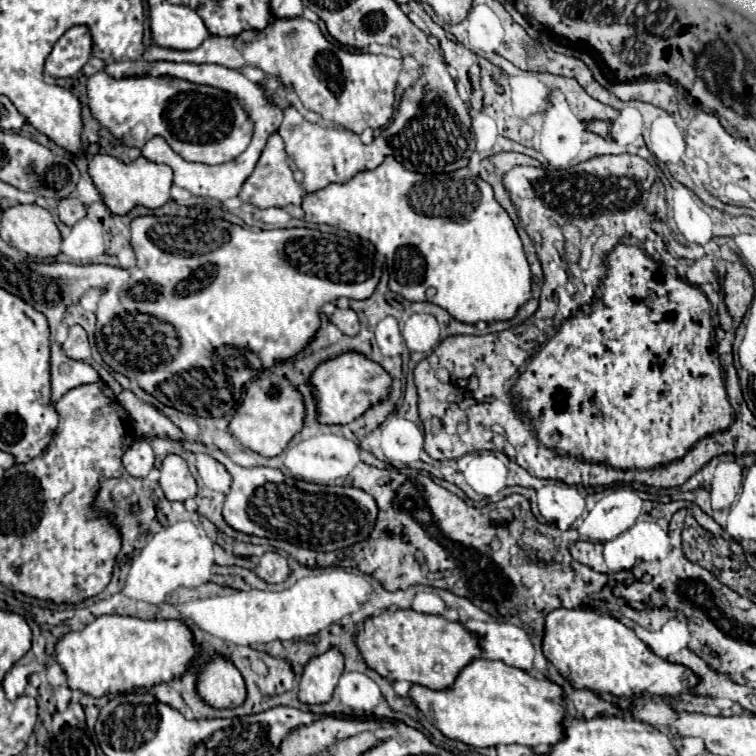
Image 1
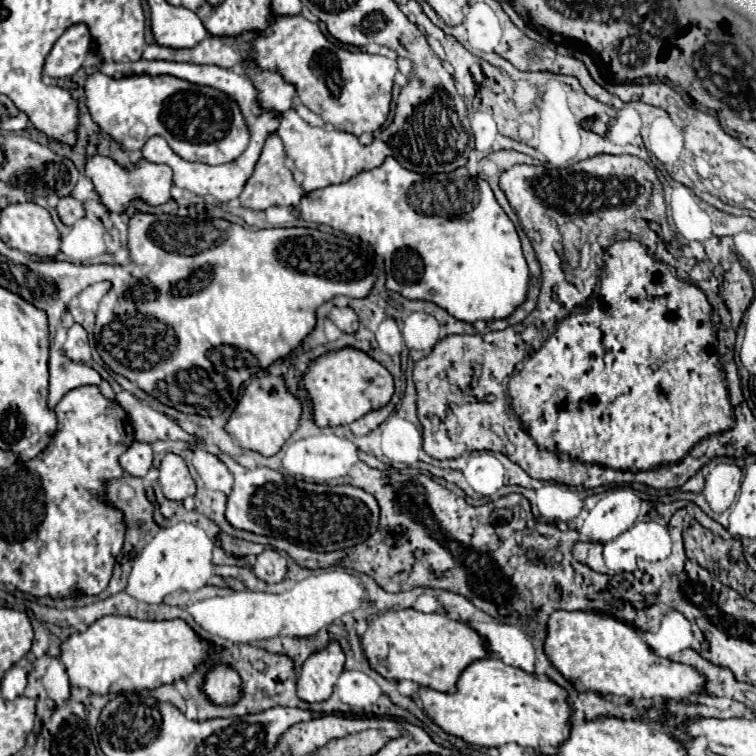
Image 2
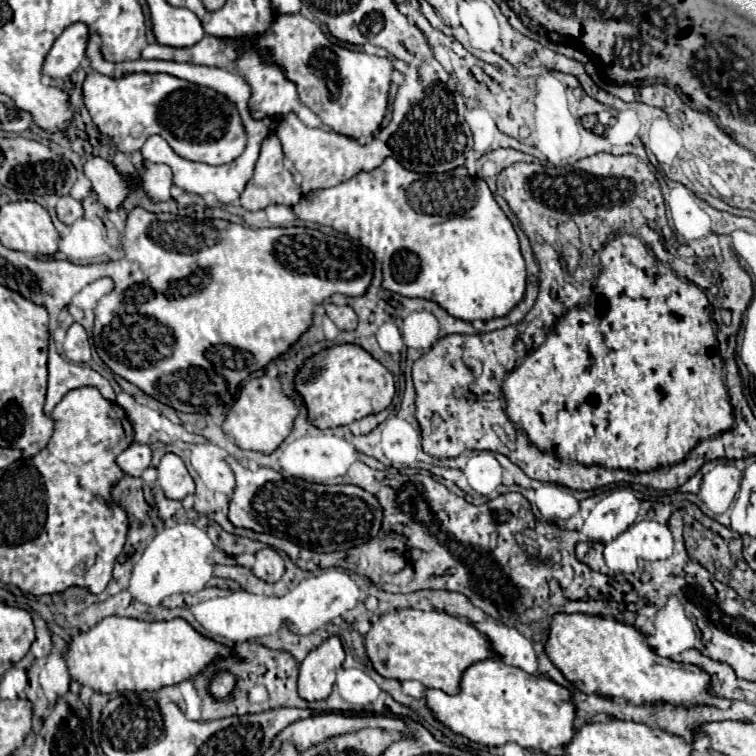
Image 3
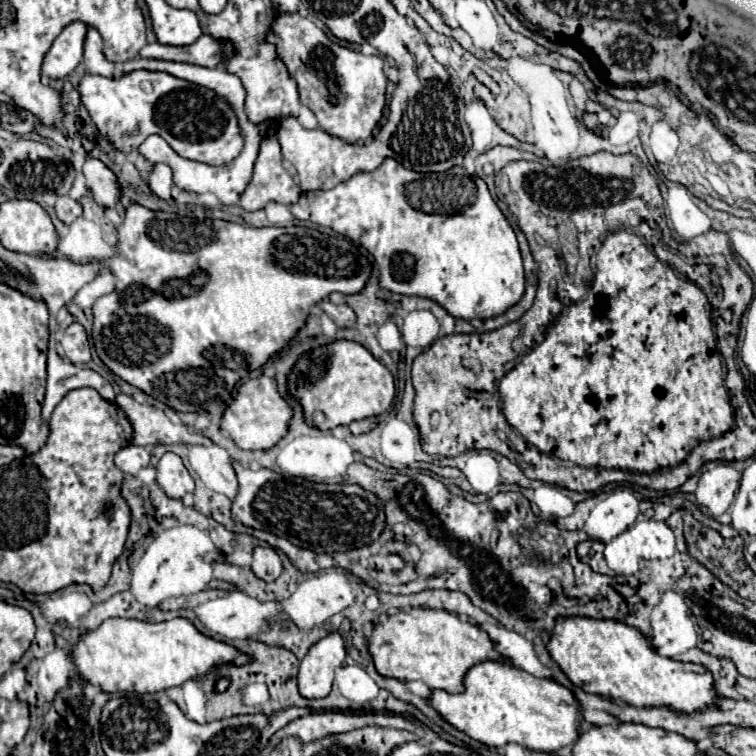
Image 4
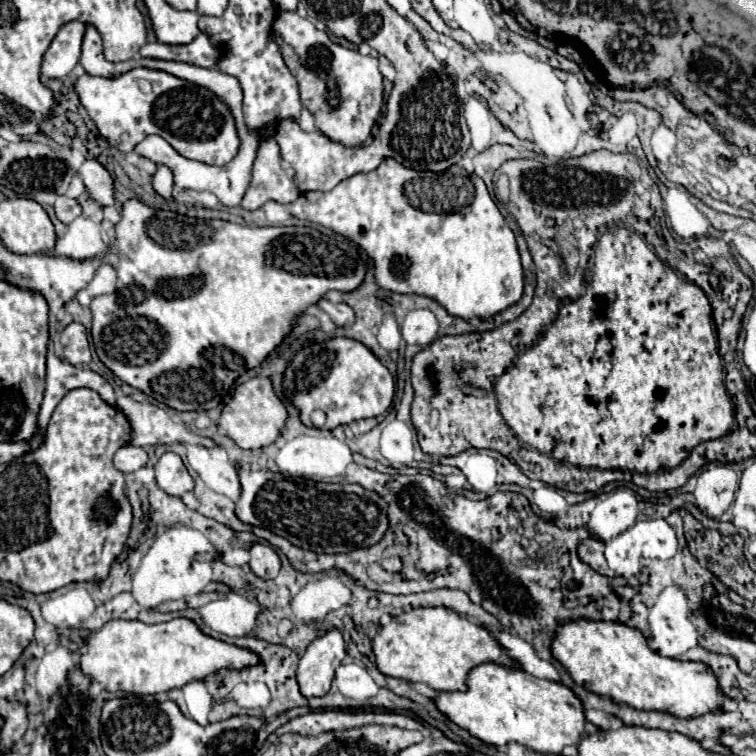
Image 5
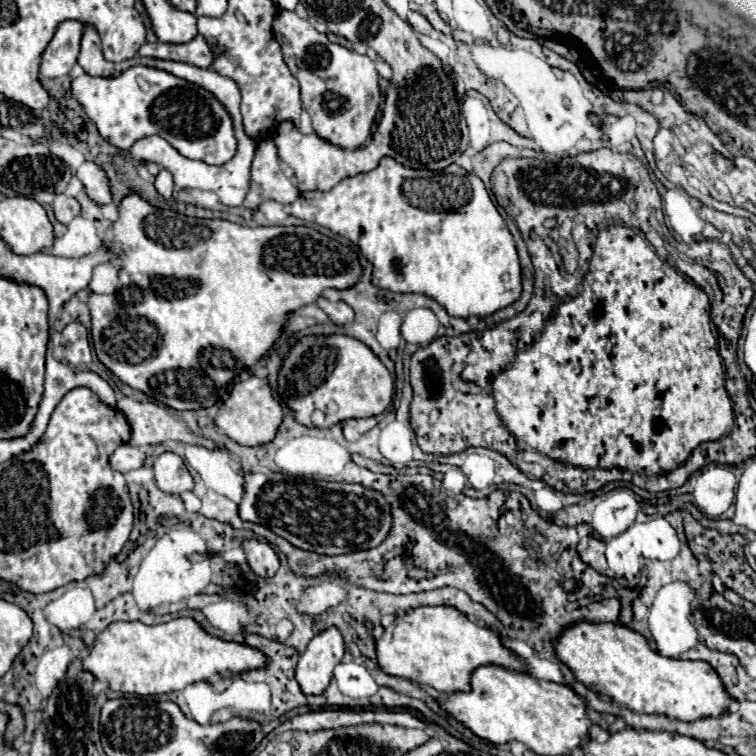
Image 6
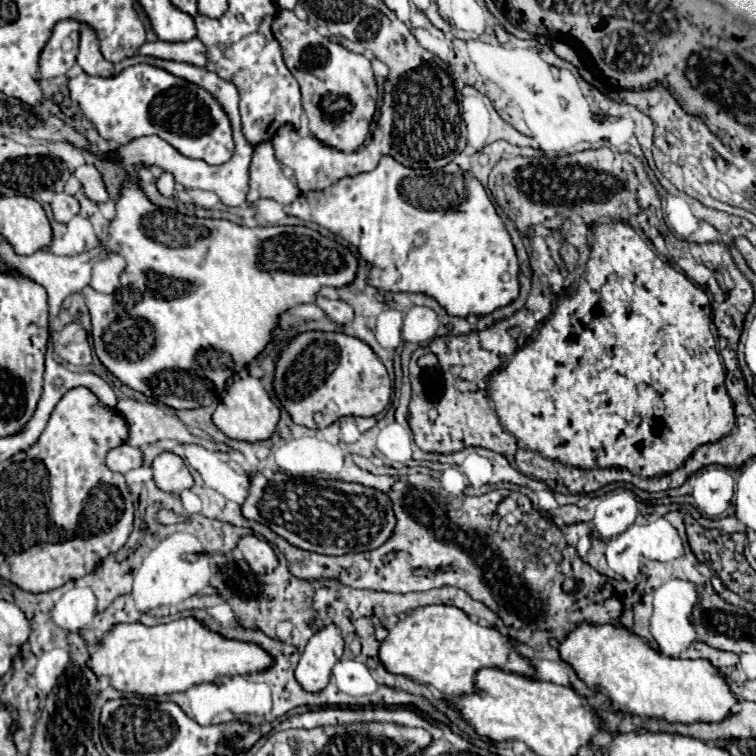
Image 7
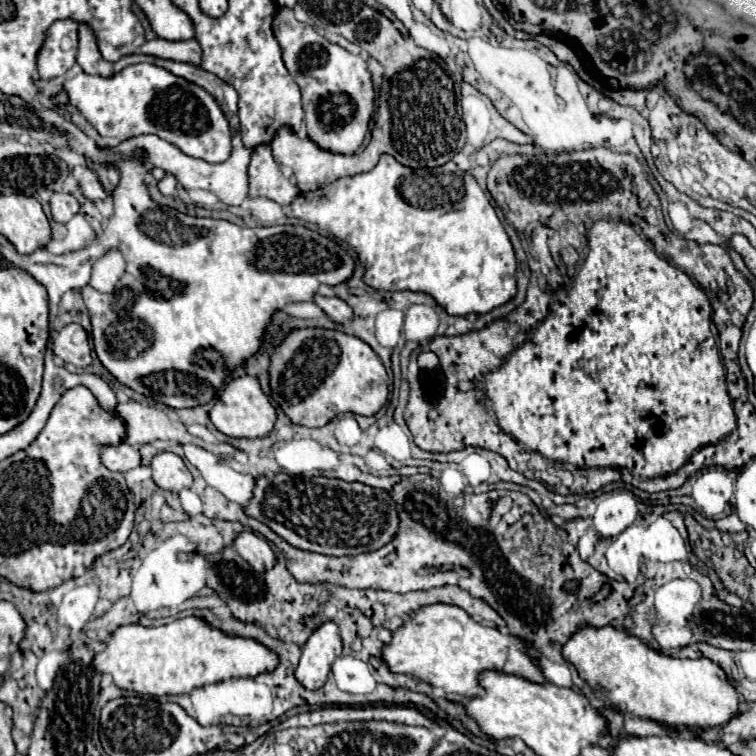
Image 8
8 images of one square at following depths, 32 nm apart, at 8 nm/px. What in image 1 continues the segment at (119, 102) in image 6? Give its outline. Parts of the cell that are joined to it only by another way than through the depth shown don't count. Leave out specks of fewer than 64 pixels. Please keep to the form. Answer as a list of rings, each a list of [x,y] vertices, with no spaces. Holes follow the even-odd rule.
[[[104,70],[94,72],[88,78],[88,104],[94,118],[108,128],[116,138],[120,138],[128,146],[142,148],[150,138],[162,136],[170,148],[180,154],[188,162],[202,164],[224,164],[242,154],[252,140],[252,122],[244,112],[244,106],[236,96],[212,86],[192,84],[188,80],[180,80],[174,76],[138,76],[138,78],[122,78],[116,80],[108,76]]]

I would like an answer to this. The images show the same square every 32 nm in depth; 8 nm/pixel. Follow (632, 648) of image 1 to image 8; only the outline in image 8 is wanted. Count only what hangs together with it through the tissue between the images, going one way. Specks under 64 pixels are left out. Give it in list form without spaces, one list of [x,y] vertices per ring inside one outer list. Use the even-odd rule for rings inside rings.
[[[584,626],[570,636],[562,646],[562,656],[574,664],[586,684],[612,700],[612,706],[622,714],[632,714],[656,720],[668,726],[720,726],[736,716],[738,692],[730,680],[708,658],[682,660],[664,656],[640,638],[630,636],[626,630],[612,626],[592,628]]]

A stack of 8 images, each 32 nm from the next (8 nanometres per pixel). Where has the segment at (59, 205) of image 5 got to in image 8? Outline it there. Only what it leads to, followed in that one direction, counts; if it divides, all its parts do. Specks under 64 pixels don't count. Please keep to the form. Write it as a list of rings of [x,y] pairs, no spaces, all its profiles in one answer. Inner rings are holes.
[[[56,192],[50,200],[50,208],[52,208],[52,218],[56,222],[68,222],[74,214],[78,214],[80,204],[72,194],[64,194],[64,192]]]

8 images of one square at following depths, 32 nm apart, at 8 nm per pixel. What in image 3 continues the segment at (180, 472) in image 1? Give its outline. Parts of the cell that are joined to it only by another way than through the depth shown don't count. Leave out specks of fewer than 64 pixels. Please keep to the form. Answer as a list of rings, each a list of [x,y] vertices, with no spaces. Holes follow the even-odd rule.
[[[164,454],[164,458],[160,460],[160,466],[158,466],[158,482],[160,482],[166,498],[170,498],[170,500],[184,500],[188,494],[194,494],[194,480],[188,474],[182,458],[176,456],[176,454]]]

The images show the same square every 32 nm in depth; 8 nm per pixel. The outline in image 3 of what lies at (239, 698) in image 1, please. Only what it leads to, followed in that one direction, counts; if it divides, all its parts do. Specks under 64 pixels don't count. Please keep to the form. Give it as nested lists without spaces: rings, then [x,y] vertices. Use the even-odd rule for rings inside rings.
[[[220,670],[216,672],[212,678],[210,678],[210,684],[208,684],[208,690],[210,694],[216,698],[216,700],[222,700],[222,698],[228,698],[236,688],[236,676],[230,674],[228,670]]]

